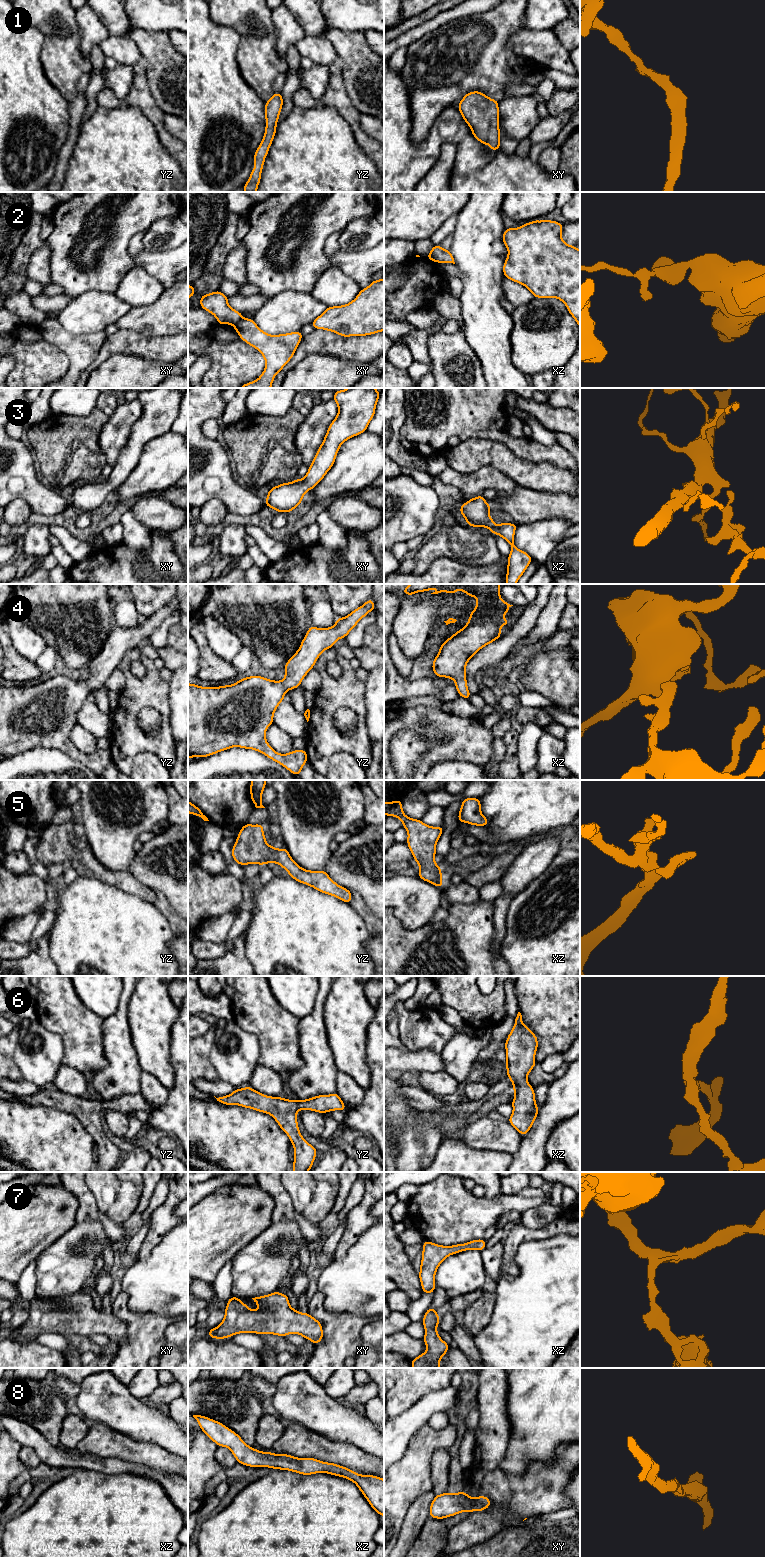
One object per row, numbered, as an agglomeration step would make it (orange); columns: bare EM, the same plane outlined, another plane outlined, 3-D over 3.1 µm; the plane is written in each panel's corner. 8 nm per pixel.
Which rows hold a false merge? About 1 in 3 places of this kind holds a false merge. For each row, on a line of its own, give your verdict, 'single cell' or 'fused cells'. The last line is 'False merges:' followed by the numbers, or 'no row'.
1: single cell
2: fused cells
3: single cell
4: single cell
5: single cell
6: single cell
7: single cell
8: single cell
False merges: 2

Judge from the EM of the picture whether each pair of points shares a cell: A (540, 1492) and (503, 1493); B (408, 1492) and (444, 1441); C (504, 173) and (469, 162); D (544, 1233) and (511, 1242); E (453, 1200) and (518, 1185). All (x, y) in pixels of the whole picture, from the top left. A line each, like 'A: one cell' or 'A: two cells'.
A: one cell
B: one cell
C: one cell
D: one cell
E: two cells

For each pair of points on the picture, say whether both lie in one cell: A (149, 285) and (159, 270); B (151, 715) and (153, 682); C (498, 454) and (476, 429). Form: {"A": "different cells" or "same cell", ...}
{"A": "different cells", "B": "different cells", "C": "different cells"}

